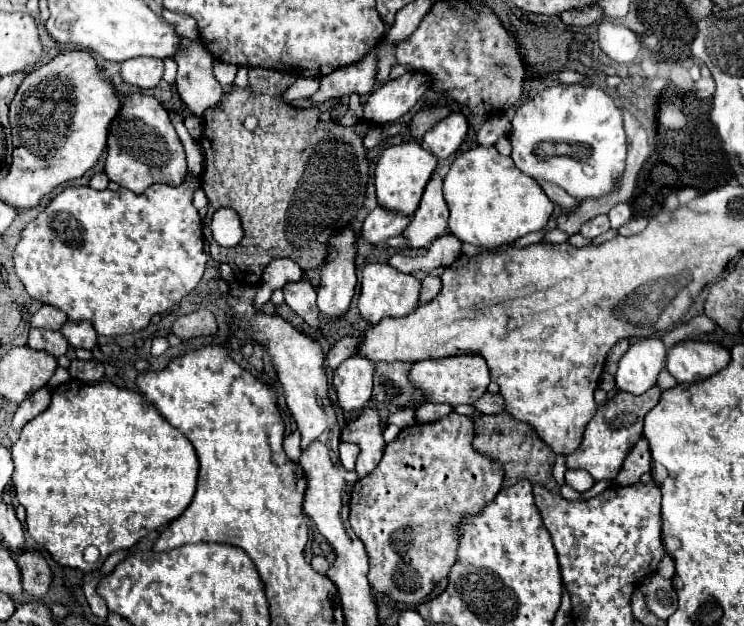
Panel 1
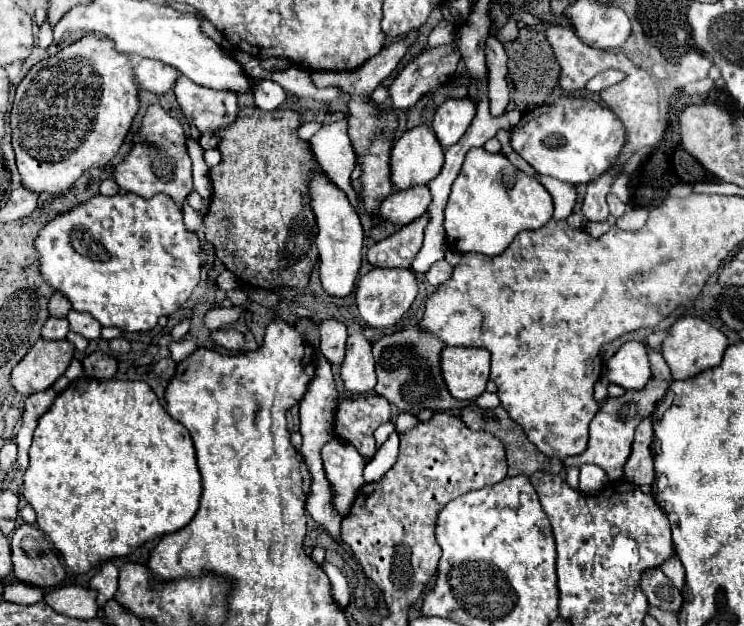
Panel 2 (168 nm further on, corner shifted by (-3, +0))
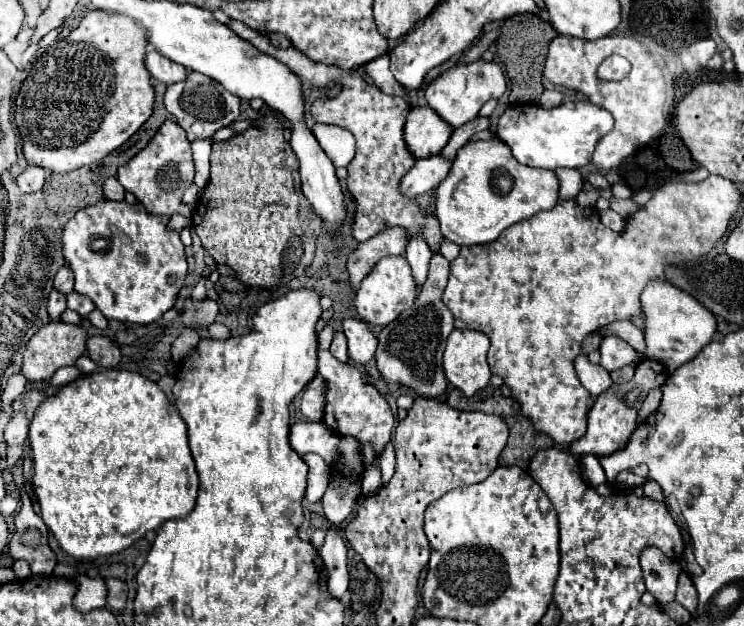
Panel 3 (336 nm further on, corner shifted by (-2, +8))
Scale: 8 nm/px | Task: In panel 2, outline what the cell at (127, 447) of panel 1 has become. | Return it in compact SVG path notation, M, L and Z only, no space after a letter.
M80 377L80 379L72 381L68 385L68 389L62 391L54 399L52 407L38 419L38 425L34 431L34 441L30 447L30 463L28 463L28 469L24 471L24 497L36 511L38 527L50 537L54 547L62 553L64 563L74 573L88 573L98 563L104 563L112 557L130 555L130 551L142 547L146 541L150 541L158 535L166 535L166 533L174 533L174 531L182 529L198 511L200 493L202 493L202 481L200 481L200 471L196 465L196 449L192 445L192 437L176 419L172 419L166 413L166 409L160 405L158 397L150 389L150 385L144 381L118 381L118 379L98 381L98 379Z

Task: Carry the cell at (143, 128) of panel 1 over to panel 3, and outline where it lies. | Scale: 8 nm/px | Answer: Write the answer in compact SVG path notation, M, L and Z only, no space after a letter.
M165 121L159 133L151 139L151 143L139 151L129 163L119 167L119 183L125 191L133 193L139 203L145 205L147 213L153 215L173 215L173 213L193 213L193 205L183 205L181 195L193 183L193 157L191 143L185 137L185 131L175 121Z

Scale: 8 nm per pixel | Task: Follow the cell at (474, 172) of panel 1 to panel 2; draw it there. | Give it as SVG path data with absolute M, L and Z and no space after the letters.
M482 147L470 149L464 159L464 165L452 185L448 205L444 211L446 241L452 249L456 249L460 253L474 251L474 253L482 253L482 255L490 255L490 257L500 255L520 231L534 231L534 229L540 229L542 225L546 225L552 219L552 211L554 211L554 203L552 203L550 193L536 179L518 171L502 153L488 153Z

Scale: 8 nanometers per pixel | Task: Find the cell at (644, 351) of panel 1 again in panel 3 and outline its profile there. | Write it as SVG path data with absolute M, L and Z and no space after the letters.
M603 337L603 341L599 343L599 355L599 365L607 371L615 371L625 365L637 365L637 361L643 357L619 337Z

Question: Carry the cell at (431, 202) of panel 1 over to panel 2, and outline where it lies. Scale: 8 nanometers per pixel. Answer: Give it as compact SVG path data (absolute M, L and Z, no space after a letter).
M424 213L414 223L402 227L400 231L382 239L380 243L374 243L368 249L370 257L366 255L366 259L374 267L410 267L416 253L422 247L422 237L428 221L430 221L430 215Z

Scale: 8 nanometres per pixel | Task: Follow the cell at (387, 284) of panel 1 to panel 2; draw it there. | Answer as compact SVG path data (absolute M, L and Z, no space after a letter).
M374 267L368 271L356 287L356 305L360 311L360 317L376 329L388 329L396 325L412 307L414 299L418 295L418 285L416 277L410 269L384 269L384 267Z

